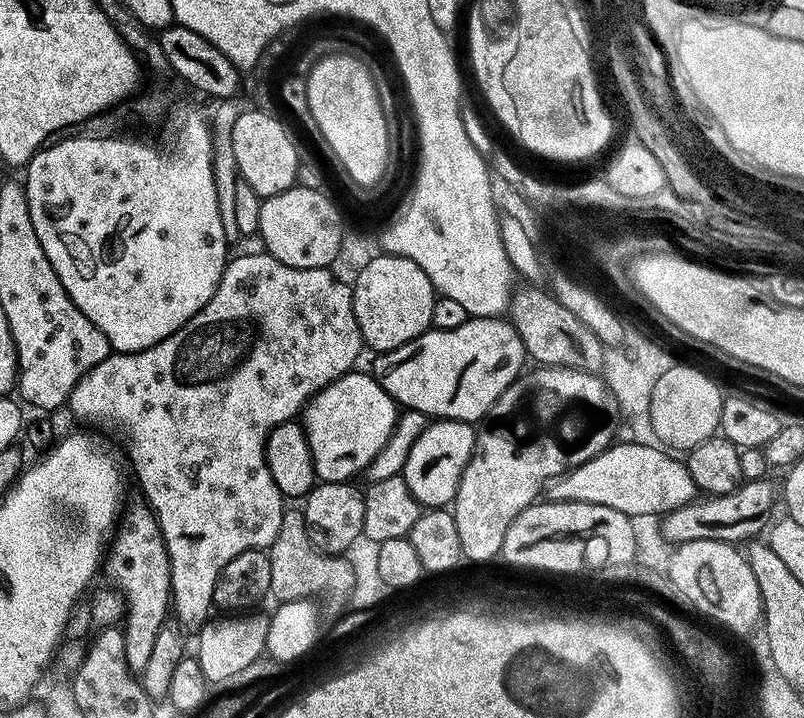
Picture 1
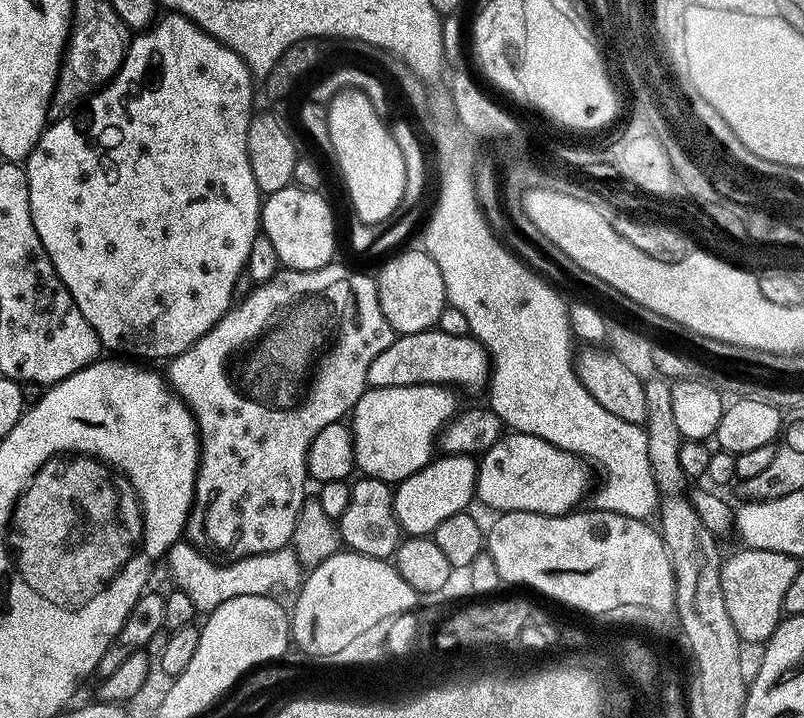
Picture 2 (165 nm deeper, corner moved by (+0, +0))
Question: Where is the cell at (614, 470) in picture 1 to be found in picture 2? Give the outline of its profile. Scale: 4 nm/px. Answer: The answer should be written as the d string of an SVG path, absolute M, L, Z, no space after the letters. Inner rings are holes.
M509 431L507 434L501 435L501 438L494 446L490 446L490 450L486 450L479 457L478 467L476 469L476 495L477 501L481 500L488 508L493 508L493 513L499 514L501 512L533 512L534 514L542 514L543 516L566 516L569 512L579 509L581 507L580 499L589 492L593 487L592 472L589 461L585 460L583 456L575 456L573 452L562 450L558 446L554 446L550 442L546 442L542 438L538 438L534 434L526 434L525 432Z

